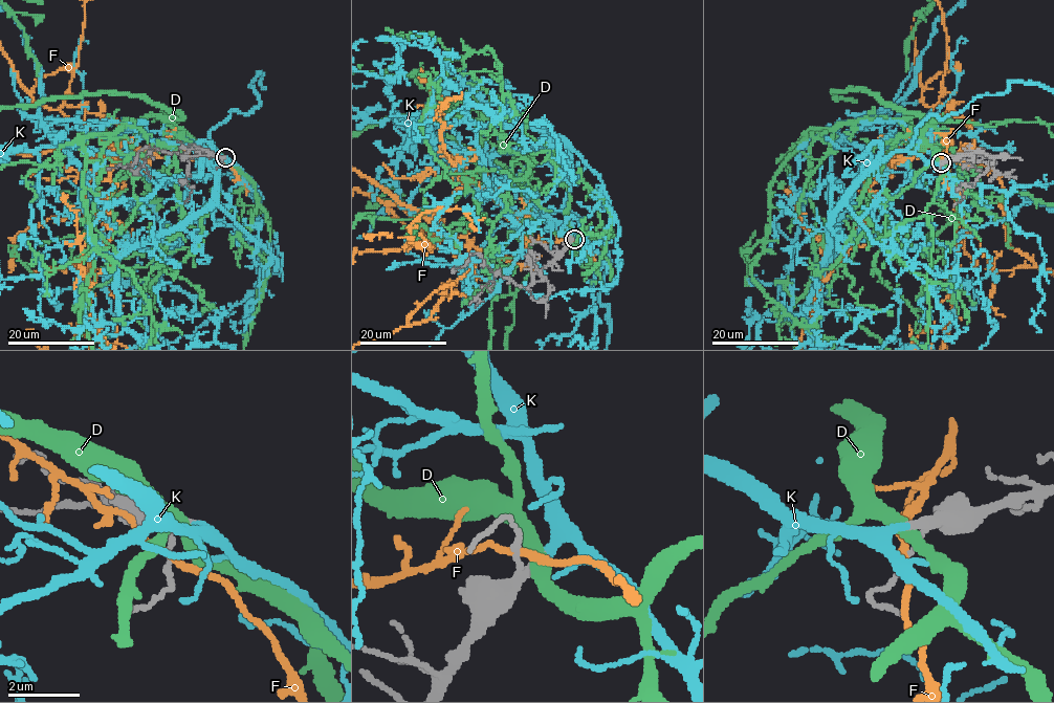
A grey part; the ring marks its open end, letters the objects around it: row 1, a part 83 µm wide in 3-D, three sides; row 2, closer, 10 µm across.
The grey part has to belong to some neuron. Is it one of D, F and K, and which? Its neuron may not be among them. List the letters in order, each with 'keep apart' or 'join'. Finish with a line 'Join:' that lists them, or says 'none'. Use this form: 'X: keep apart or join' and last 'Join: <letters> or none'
D: keep apart
F: keep apart
K: join
Join: K

